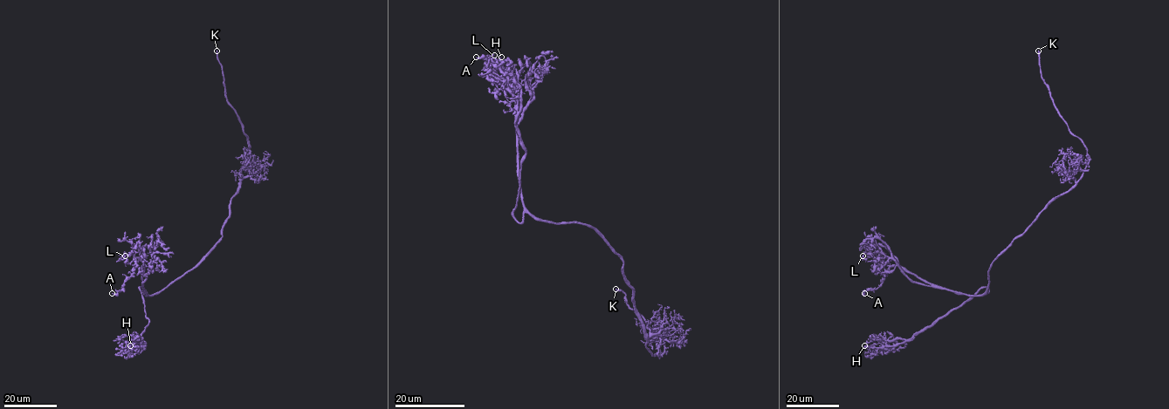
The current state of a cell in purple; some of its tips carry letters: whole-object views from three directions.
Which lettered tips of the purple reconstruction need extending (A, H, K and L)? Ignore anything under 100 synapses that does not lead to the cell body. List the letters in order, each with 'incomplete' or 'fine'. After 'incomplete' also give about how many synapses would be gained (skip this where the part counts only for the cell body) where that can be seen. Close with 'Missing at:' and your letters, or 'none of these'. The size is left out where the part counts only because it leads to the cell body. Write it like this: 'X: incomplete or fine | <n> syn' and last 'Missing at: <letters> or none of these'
A: fine
H: fine
K: incomplete
L: fine
Missing at: K

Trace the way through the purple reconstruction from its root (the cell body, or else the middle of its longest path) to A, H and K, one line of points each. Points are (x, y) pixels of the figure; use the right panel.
A: (1007, 248), (991, 263), (987, 289), (980, 295), (935, 288), (895, 258), (880, 284), (864, 293)
H: (1007, 248), (990, 265), (985, 295), (988, 289), (980, 288), (903, 343), (876, 353), (864, 345)
K: (1007, 248), (1051, 201), (1075, 184), (1087, 162), (1084, 144), (1070, 131), (1051, 98), (1041, 75), (1038, 51)

